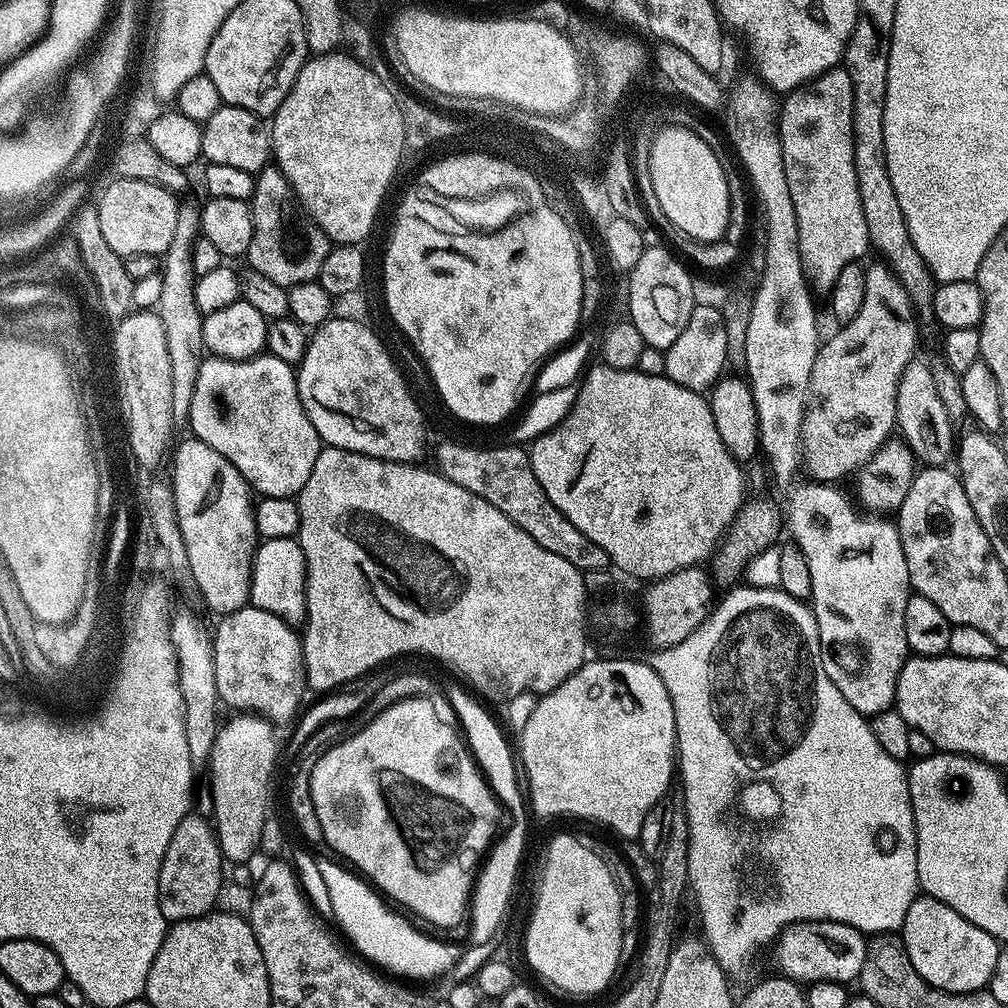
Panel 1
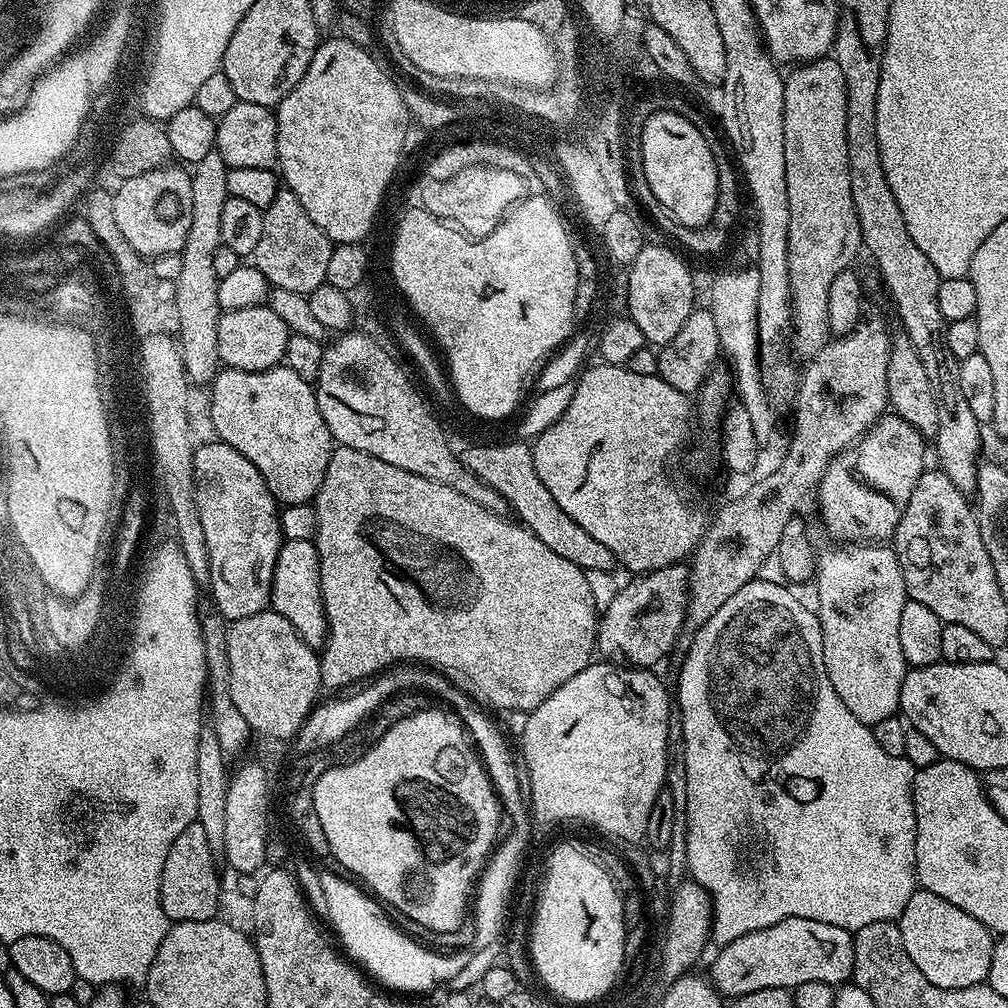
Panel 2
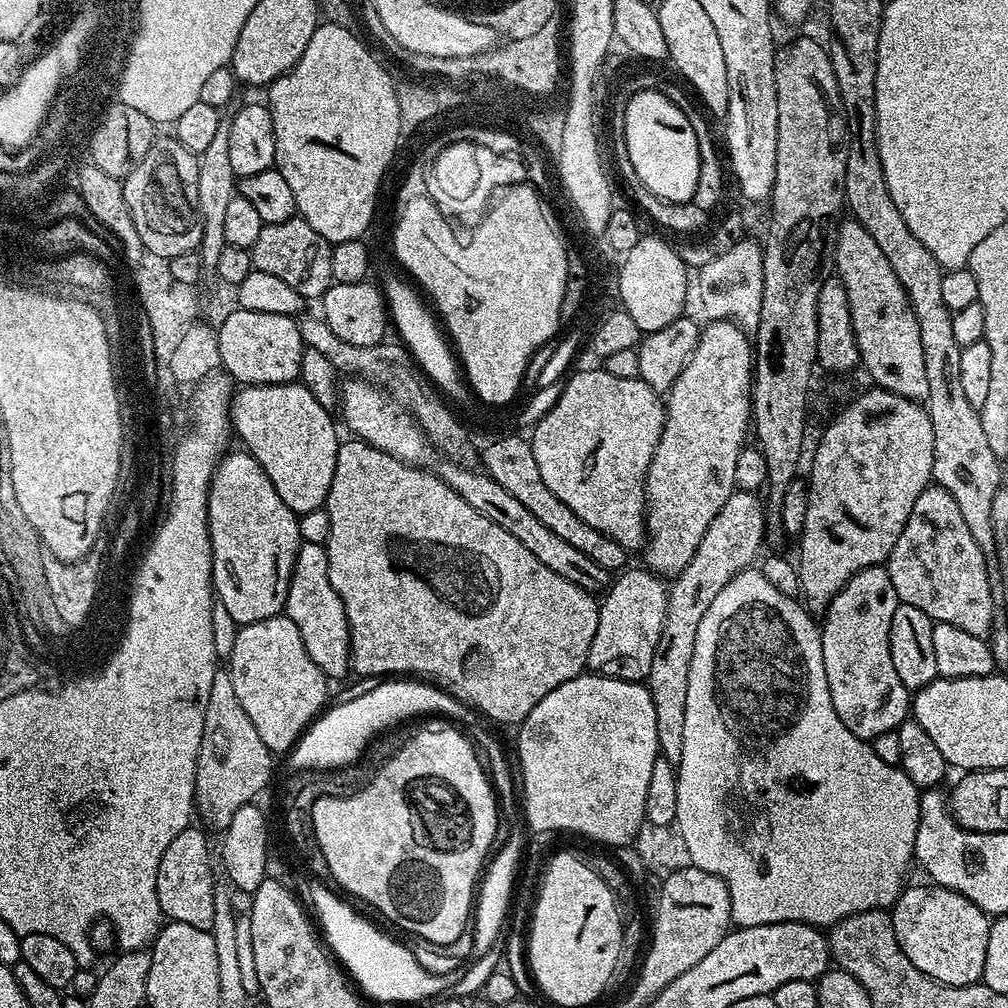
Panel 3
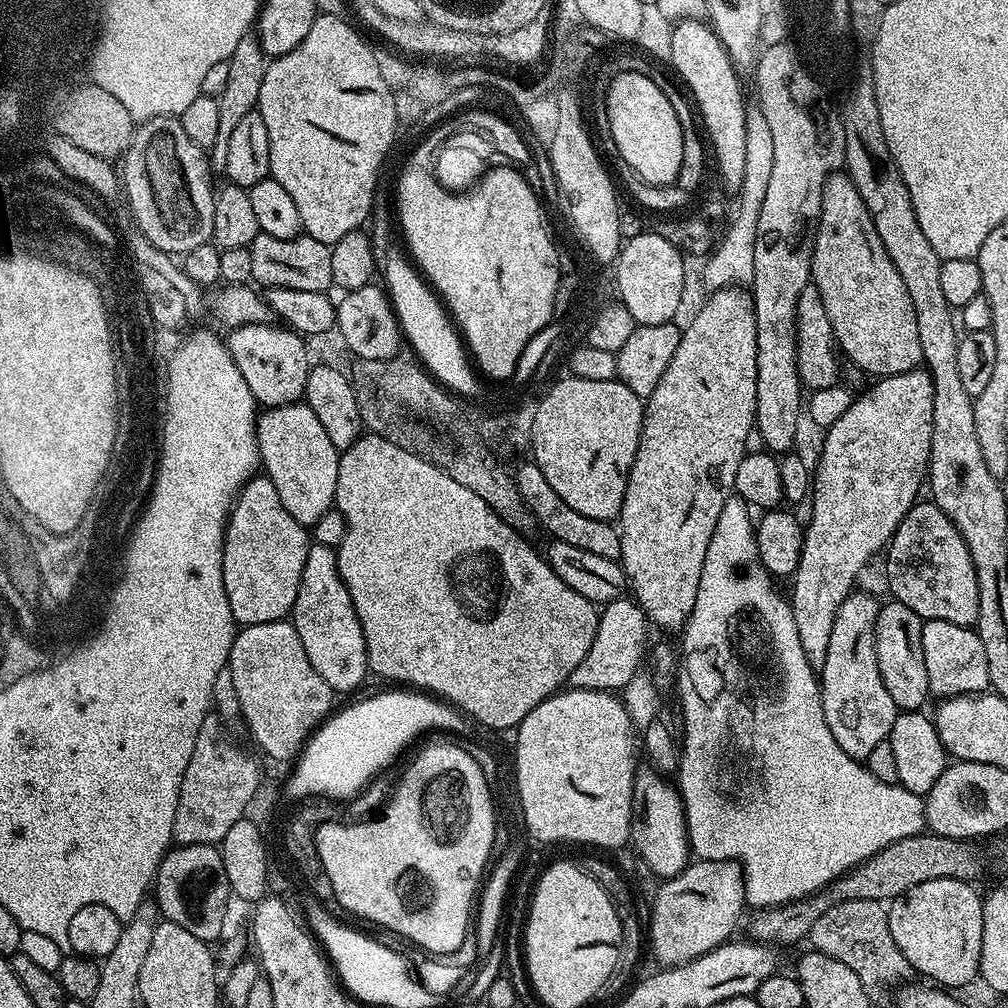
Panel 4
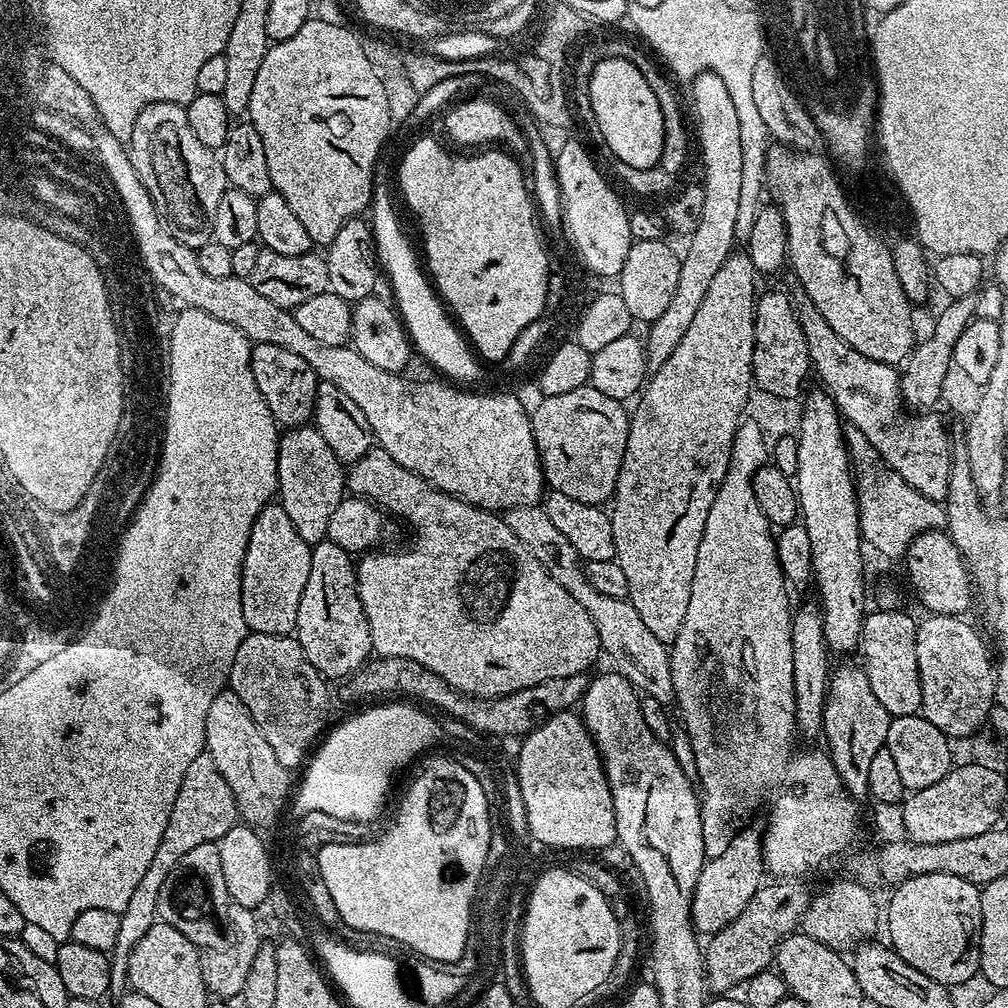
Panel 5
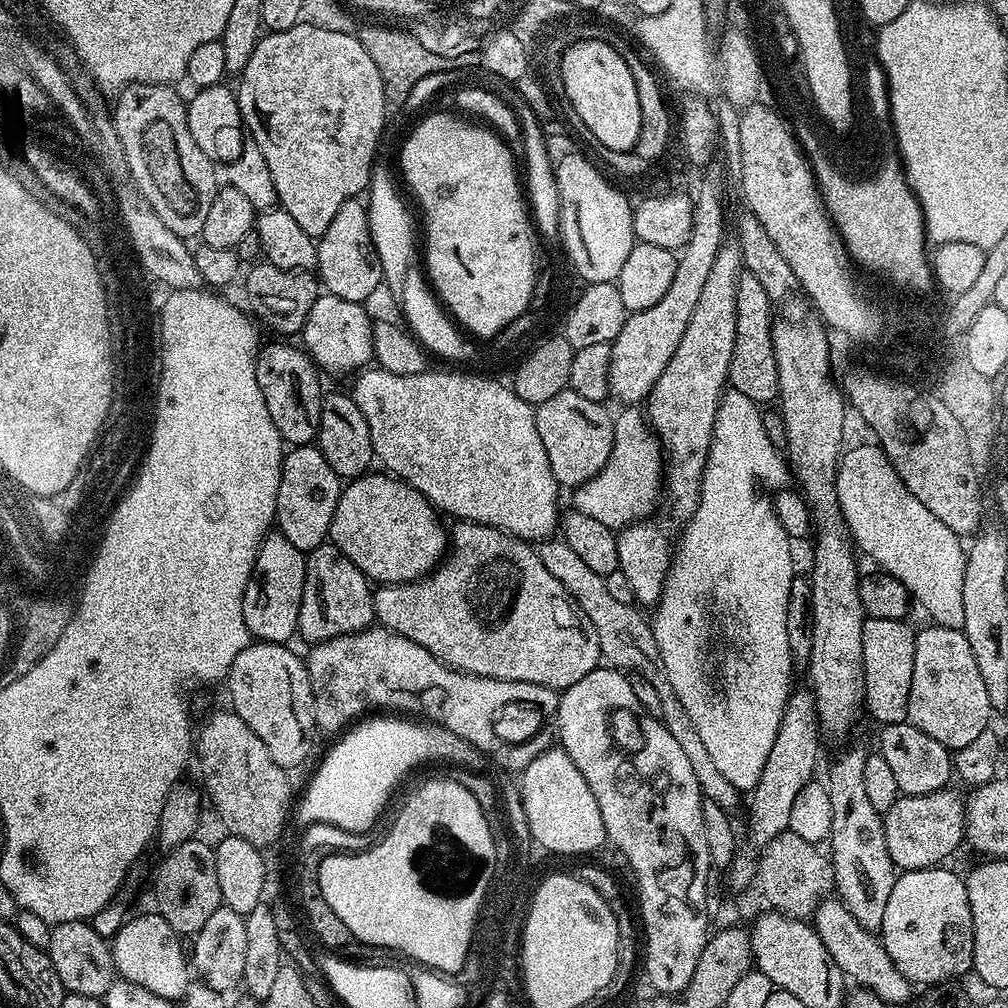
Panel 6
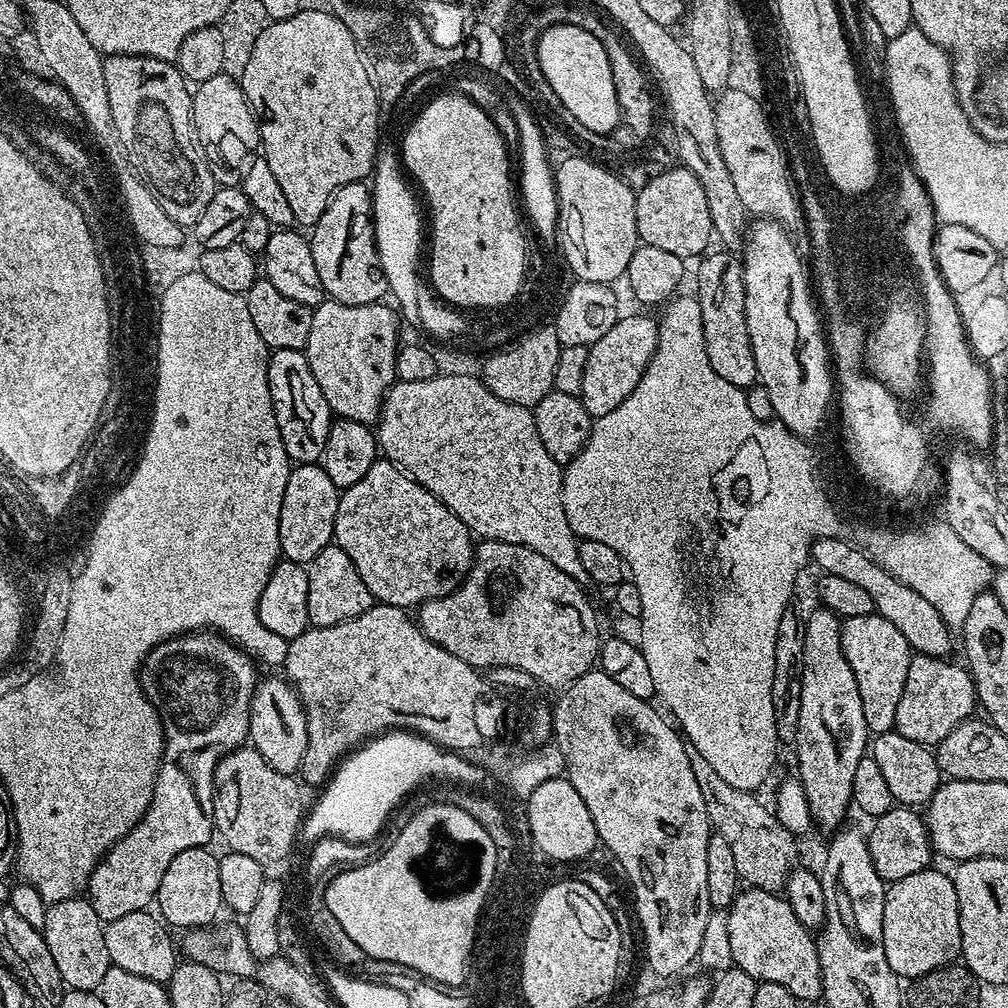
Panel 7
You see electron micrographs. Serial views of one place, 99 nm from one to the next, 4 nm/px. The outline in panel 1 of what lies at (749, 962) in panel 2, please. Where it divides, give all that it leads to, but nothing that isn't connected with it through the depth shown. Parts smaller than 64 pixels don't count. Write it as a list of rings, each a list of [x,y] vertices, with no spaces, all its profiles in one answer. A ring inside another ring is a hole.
[[[804,920],[801,924],[792,924],[780,933],[775,941],[776,964],[783,975],[807,986],[819,980],[851,985],[859,977],[866,962],[870,944],[865,933],[854,926],[834,922],[833,920]]]

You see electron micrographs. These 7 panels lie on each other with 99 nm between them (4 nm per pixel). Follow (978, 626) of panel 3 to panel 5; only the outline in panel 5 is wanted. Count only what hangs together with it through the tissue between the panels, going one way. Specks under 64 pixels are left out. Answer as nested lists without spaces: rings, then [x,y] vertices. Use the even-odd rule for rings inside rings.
[[[947,531],[921,532],[908,547],[907,560],[908,580],[912,583],[921,606],[928,608],[924,610],[938,616],[959,616],[967,613],[968,603],[972,600],[973,581],[970,579],[970,568]]]

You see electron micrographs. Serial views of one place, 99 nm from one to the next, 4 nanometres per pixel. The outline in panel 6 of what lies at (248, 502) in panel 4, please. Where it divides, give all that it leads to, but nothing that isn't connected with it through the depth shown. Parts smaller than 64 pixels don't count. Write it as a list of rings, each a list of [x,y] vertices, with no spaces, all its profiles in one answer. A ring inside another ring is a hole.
[[[278,530],[269,531],[268,535],[264,537],[262,546],[256,555],[256,569],[252,571],[252,578],[249,580],[242,598],[242,618],[246,618],[248,631],[257,641],[266,644],[287,645],[288,639],[297,635],[298,614],[304,597],[307,565],[305,553],[300,552],[298,546],[291,544]]]

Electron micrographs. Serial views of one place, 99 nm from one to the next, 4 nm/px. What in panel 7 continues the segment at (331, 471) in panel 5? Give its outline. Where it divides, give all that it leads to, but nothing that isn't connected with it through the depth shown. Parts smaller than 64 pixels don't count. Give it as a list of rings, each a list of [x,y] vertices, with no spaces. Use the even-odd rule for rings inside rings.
[[[319,463],[296,464],[289,471],[286,494],[282,494],[282,514],[278,518],[281,557],[295,564],[309,565],[334,540],[334,522],[338,514],[341,489],[330,482]]]

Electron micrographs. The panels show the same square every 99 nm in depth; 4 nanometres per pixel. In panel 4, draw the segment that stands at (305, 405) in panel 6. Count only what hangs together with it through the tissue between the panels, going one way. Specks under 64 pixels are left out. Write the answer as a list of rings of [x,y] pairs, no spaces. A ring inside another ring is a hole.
[[[271,323],[244,324],[241,328],[231,329],[227,333],[229,336],[226,336],[230,354],[238,370],[242,370],[242,378],[246,378],[250,394],[257,405],[265,409],[297,403],[306,390],[306,378],[310,367],[308,348],[304,345],[305,337],[287,326],[272,327]]]

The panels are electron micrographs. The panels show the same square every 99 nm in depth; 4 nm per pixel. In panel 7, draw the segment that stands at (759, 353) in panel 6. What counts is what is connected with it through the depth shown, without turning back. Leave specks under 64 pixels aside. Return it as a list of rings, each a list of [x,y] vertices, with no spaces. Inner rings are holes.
[[[709,251],[699,261],[701,262],[700,269],[696,272],[694,295],[702,306],[702,330],[704,331],[706,358],[714,374],[718,374],[718,378],[726,378],[726,382],[747,390],[757,383],[758,375],[751,332],[747,326],[744,261],[735,251],[720,251],[724,252]]]

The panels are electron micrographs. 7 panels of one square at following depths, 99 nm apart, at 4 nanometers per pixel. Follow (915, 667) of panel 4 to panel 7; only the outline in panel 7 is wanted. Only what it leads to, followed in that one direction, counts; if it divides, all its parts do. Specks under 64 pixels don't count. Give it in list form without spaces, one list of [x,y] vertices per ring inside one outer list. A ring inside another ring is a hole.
[[[875,614],[850,617],[842,624],[844,651],[858,682],[858,694],[862,694],[862,714],[866,714],[869,733],[890,732],[895,729],[894,714],[898,714],[898,701],[902,699],[902,686],[906,686],[906,670],[914,655],[901,631],[886,618]]]

